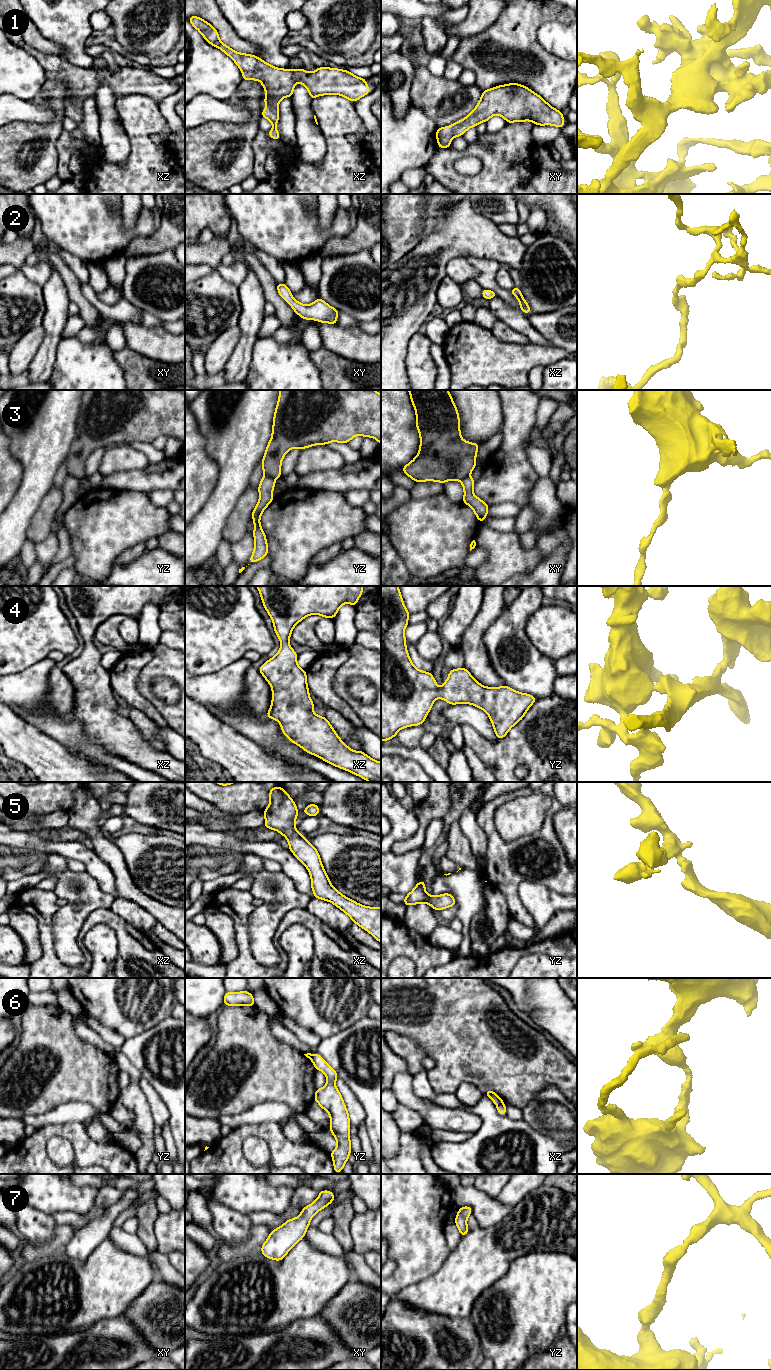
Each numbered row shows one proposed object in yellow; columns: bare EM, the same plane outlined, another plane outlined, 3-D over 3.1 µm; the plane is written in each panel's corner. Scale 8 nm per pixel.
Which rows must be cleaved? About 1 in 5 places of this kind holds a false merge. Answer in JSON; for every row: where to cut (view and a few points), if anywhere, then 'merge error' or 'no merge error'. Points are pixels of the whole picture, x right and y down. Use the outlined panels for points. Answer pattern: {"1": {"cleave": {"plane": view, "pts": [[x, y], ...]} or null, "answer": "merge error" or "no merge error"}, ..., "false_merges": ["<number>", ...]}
{"1": {"cleave": null, "answer": "no merge error"}, "2": {"cleave": null, "answer": "no merge error"}, "3": {"cleave": {"plane": "yz", "pts": [[264, 475], [274, 479]]}, "answer": "merge error"}, "4": {"cleave": null, "answer": "no merge error"}, "5": {"cleave": null, "answer": "no merge error"}, "6": {"cleave": {"plane": "xz", "pts": [[503, 1103], [497, 1106]]}, "answer": "merge error"}, "7": {"cleave": null, "answer": "no merge error"}, "false_merges": ["3", "6"]}

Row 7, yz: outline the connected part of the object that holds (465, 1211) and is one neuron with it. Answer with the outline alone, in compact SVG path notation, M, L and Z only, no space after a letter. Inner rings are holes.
M469 1206L461 1207L455 1218L455 1223L460 1231L461 1236L465 1236L469 1230L467 1227L467 1217L472 1214L472 1208Z

